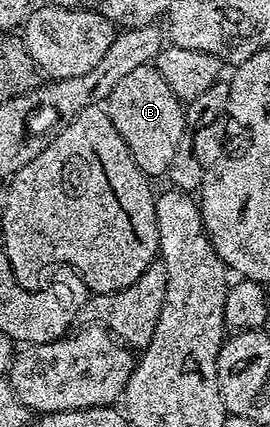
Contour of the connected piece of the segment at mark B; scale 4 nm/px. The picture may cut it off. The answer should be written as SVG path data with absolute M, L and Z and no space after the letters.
M151 65L137 67L137 71L125 75L117 87L108 95L105 108L109 119L113 119L113 127L125 139L137 167L146 173L148 178L162 178L167 172L169 163L173 163L173 151L177 151L177 143L185 136L183 114L184 102L173 95L169 83Z

